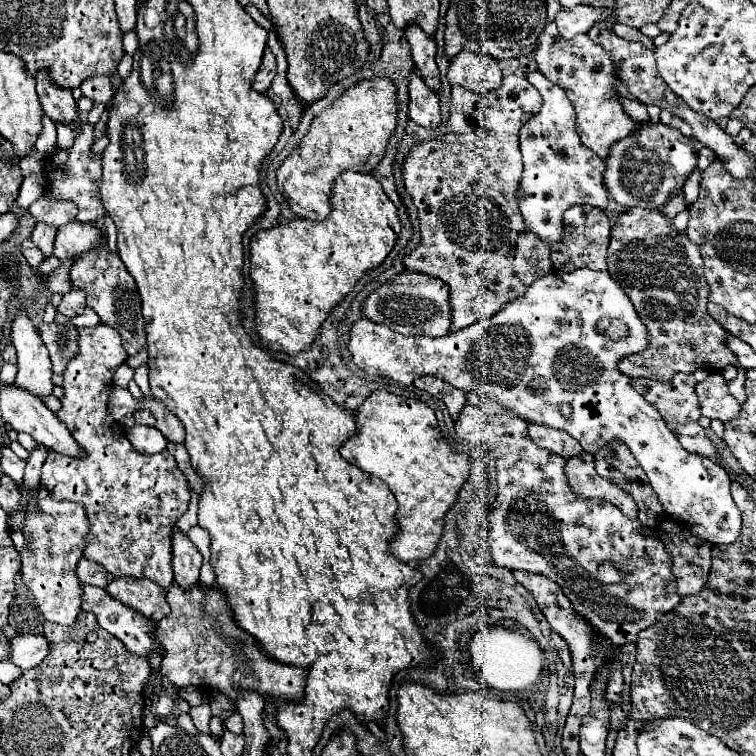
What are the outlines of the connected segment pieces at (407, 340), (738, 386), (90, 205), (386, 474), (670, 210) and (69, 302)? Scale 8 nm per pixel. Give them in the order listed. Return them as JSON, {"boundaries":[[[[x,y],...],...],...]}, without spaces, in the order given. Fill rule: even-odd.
{"boundaries":[[[[576,269],[572,273],[552,271],[550,275],[534,281],[522,299],[506,303],[506,307],[502,307],[502,311],[498,311],[492,319],[472,323],[470,327],[444,337],[404,337],[386,325],[376,325],[362,317],[350,327],[350,339],[346,343],[352,363],[368,375],[390,377],[402,385],[412,385],[412,381],[422,375],[440,377],[452,387],[466,391],[468,403],[480,405],[480,397],[484,397],[496,401],[508,411],[514,411],[528,423],[538,423],[570,433],[586,453],[596,455],[610,441],[622,441],[632,451],[638,465],[646,471],[648,481],[670,519],[682,523],[692,535],[712,545],[734,543],[740,535],[740,511],[730,495],[728,473],[710,459],[690,455],[680,445],[676,435],[666,427],[660,413],[648,401],[644,401],[638,391],[634,391],[630,379],[616,367],[622,357],[638,353],[646,349],[646,345],[648,331],[640,323],[630,297],[620,289],[616,281],[610,279],[608,271],[592,269]],[[604,317],[624,321],[628,325],[628,335],[618,341],[606,339],[606,335],[596,331],[596,323]]],[[[742,369],[738,371],[738,377],[734,379],[734,381],[730,381],[728,383],[728,389],[730,389],[730,393],[740,401],[740,403],[744,403],[746,401],[746,393],[744,393],[744,379],[742,379]]],[[[72,123],[74,129],[74,145],[72,149],[56,147],[46,159],[44,159],[44,175],[48,181],[48,187],[44,195],[54,201],[74,201],[78,205],[76,221],[80,223],[94,223],[100,217],[106,215],[100,195],[98,195],[98,183],[100,183],[100,157],[92,157],[90,147],[94,143],[94,127],[90,123]]],[[[374,391],[354,415],[356,433],[340,445],[340,453],[348,463],[382,479],[398,501],[394,517],[398,519],[398,531],[390,539],[388,551],[404,563],[422,561],[434,553],[442,535],[444,515],[470,475],[472,463],[466,455],[450,449],[440,433],[434,411],[418,399]]],[[[678,191],[676,195],[672,195],[670,197],[670,201],[662,207],[662,211],[664,211],[664,215],[666,215],[666,219],[672,223],[672,219],[680,213],[680,211],[684,211],[686,209],[686,203],[684,203],[684,195],[682,195],[682,191]]],[[[72,289],[70,293],[66,293],[62,297],[62,303],[58,305],[58,313],[66,315],[66,317],[76,317],[82,315],[86,309],[86,295],[82,291]]]]}

